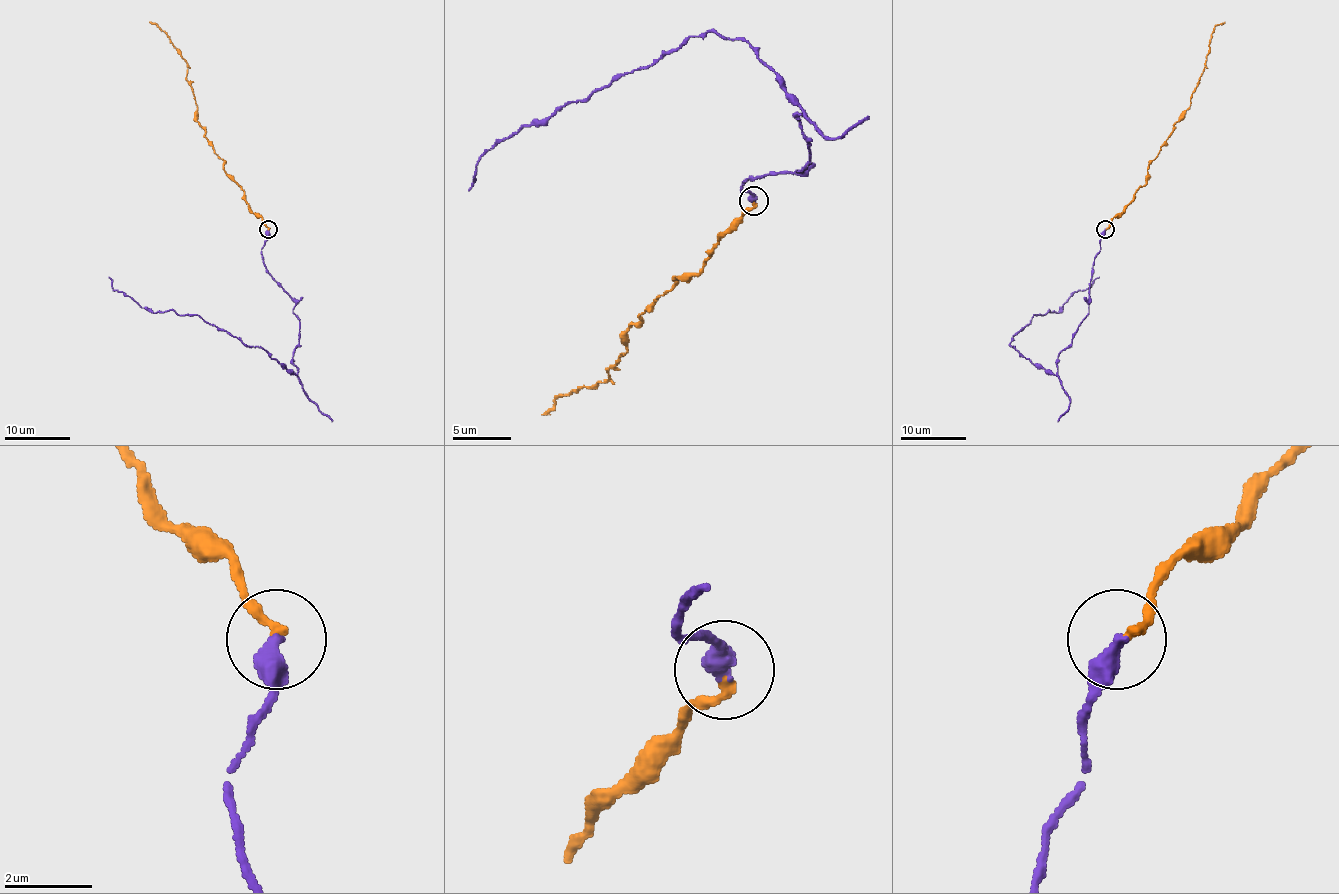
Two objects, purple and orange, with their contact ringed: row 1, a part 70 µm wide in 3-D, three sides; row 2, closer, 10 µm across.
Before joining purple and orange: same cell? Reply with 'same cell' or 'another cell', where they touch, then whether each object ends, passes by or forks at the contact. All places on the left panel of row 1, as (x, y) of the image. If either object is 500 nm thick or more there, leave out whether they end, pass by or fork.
same cell; place (268, 229); purple ends; orange ends

